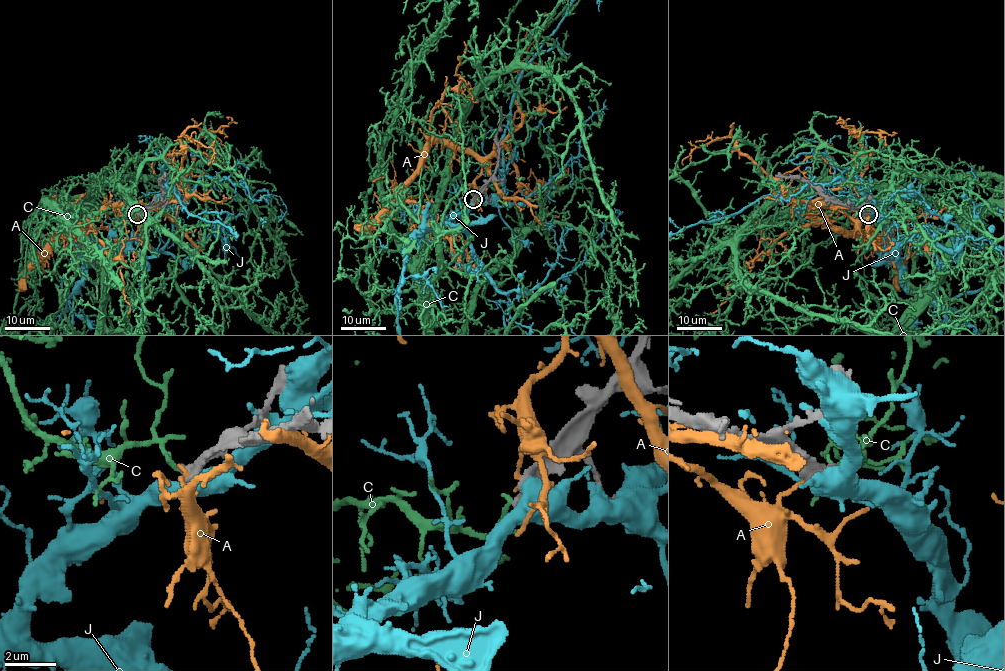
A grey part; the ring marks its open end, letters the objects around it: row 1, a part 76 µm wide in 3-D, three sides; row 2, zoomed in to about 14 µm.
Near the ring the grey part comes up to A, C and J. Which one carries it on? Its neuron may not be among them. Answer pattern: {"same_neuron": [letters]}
{"same_neuron": []}

